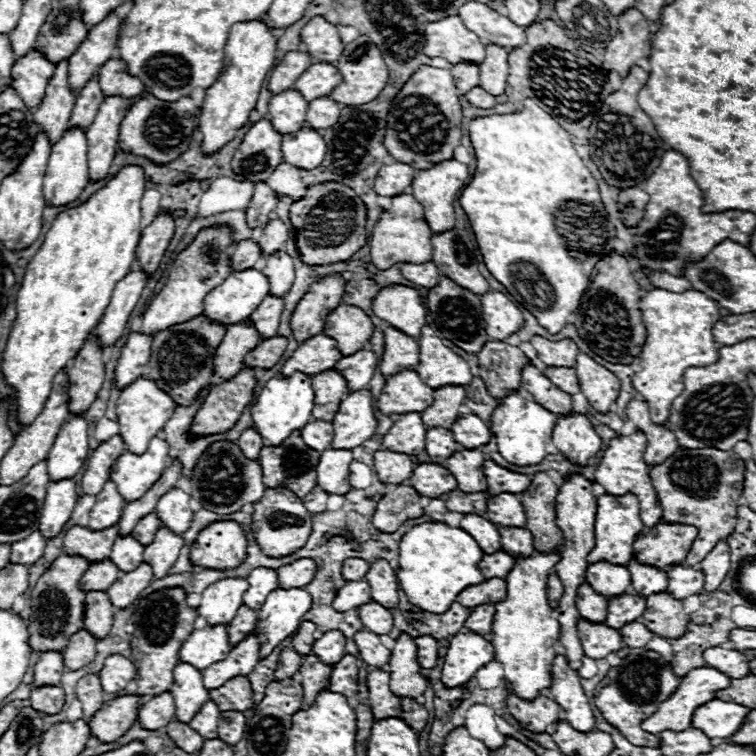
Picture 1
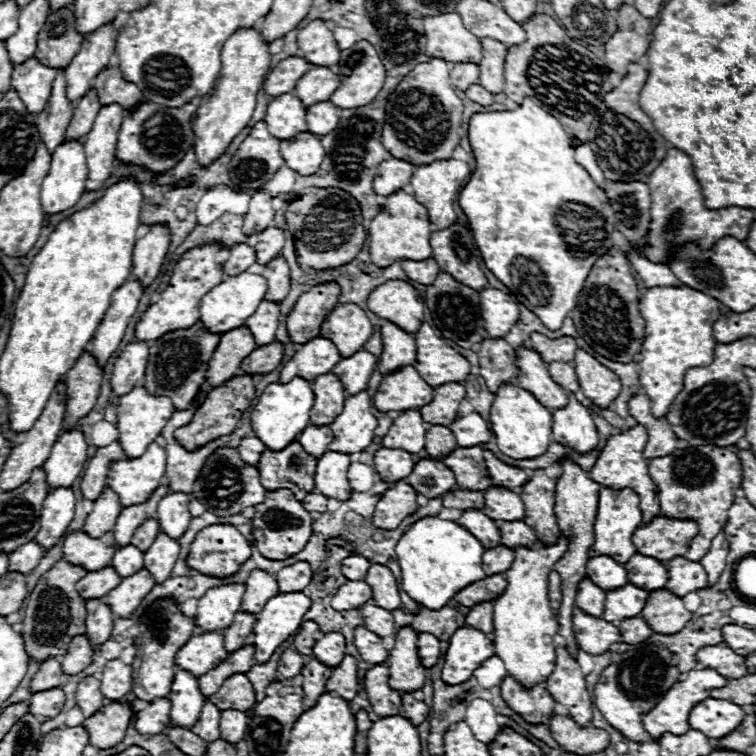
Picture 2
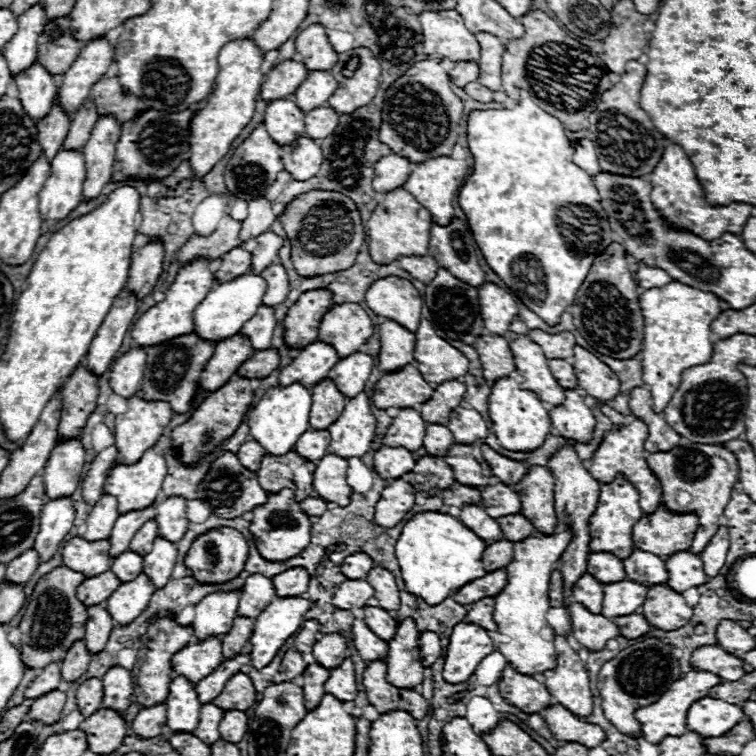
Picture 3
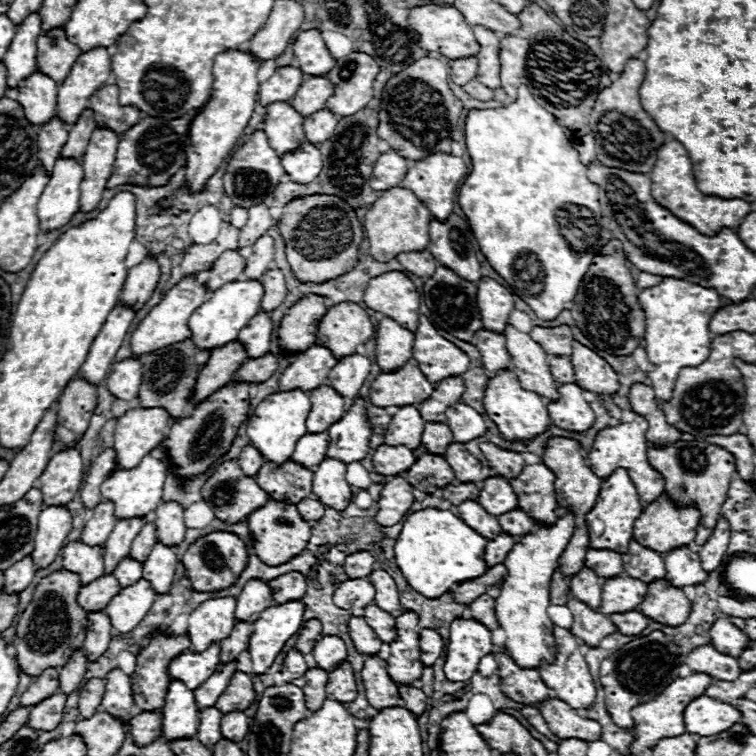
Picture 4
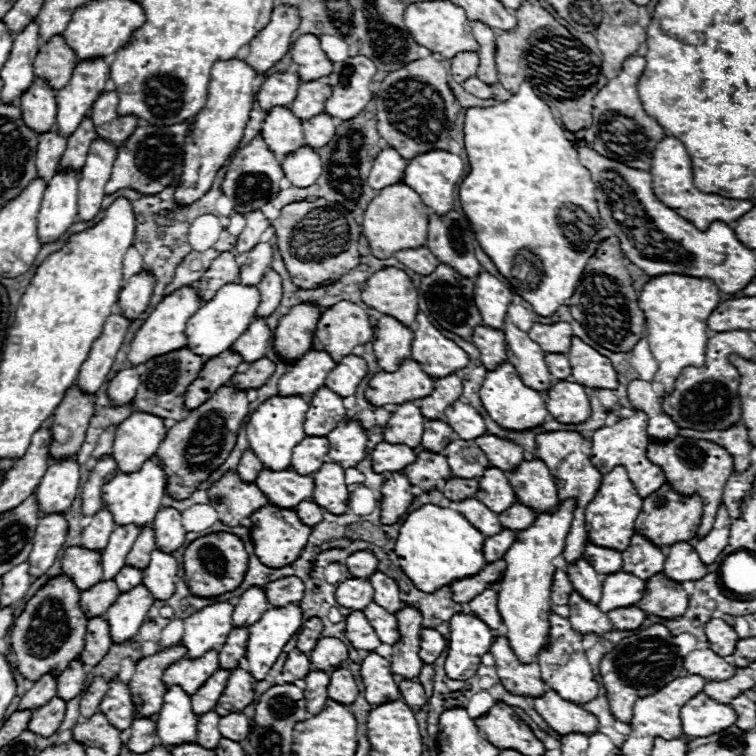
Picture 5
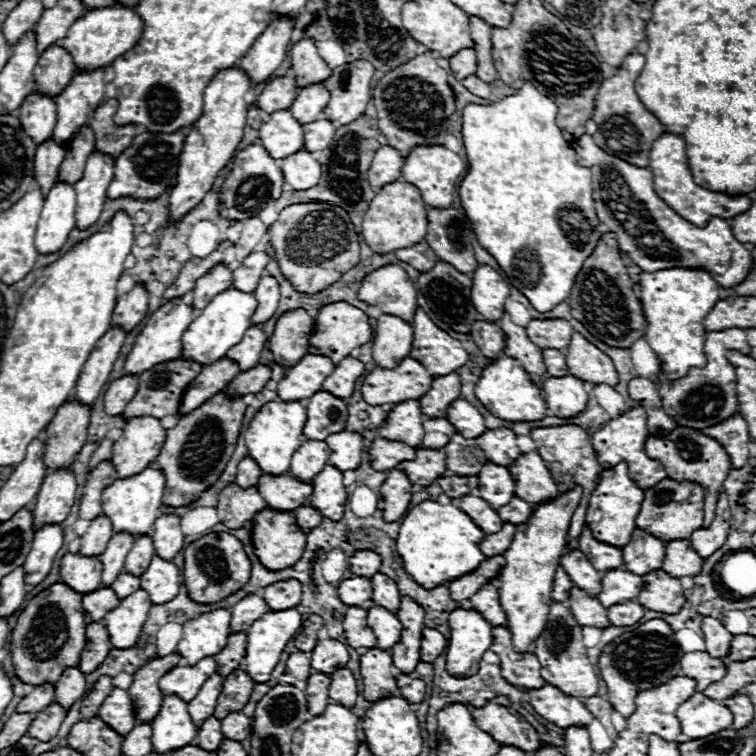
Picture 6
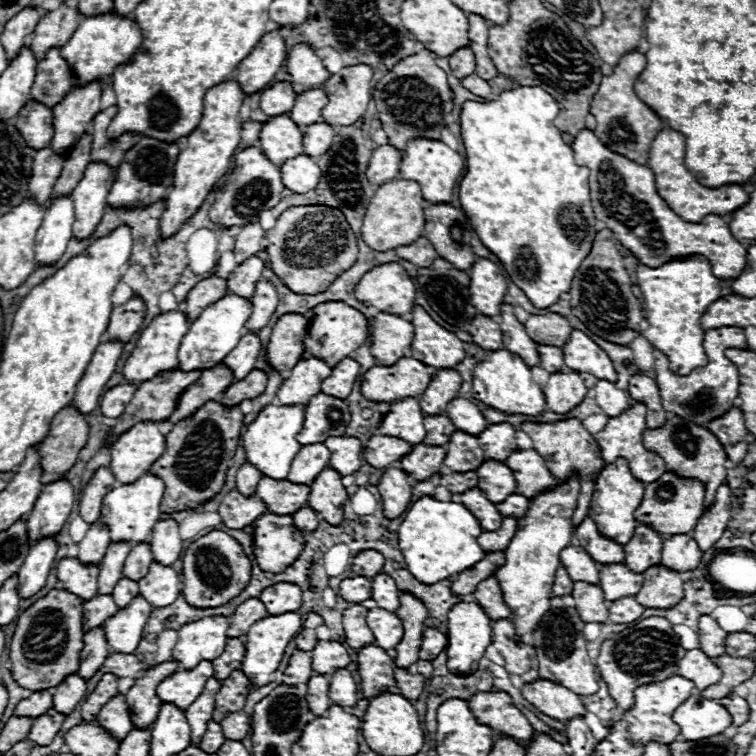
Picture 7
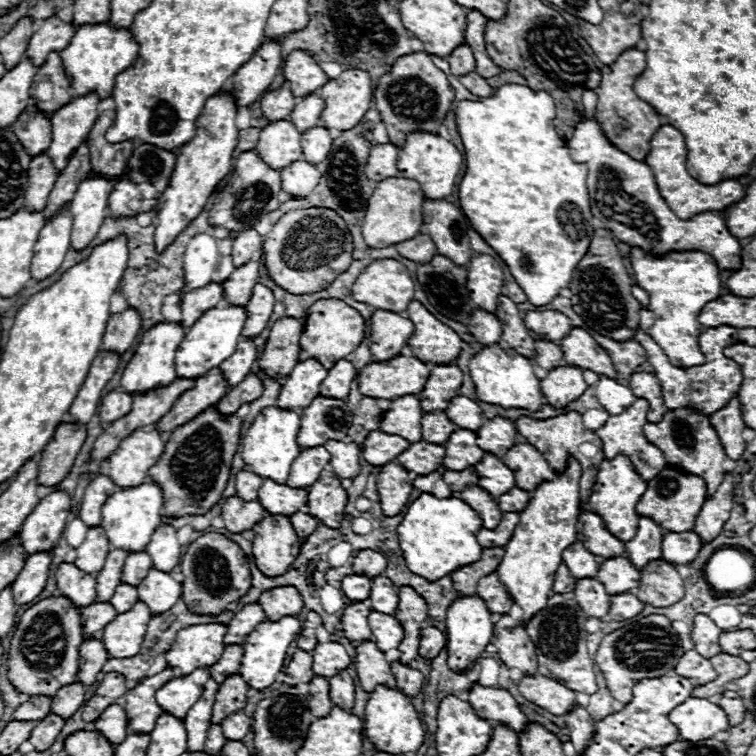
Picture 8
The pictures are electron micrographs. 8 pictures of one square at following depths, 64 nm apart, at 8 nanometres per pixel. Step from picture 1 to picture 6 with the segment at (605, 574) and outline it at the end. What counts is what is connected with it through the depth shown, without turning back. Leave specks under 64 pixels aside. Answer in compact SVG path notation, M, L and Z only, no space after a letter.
M584 524L582 528L582 536L578 538L578 544L580 544L580 550L590 558L590 562L594 564L594 568L598 570L610 570L610 568L618 568L622 566L622 550L612 546L612 544L606 544L606 542L598 542L588 524Z

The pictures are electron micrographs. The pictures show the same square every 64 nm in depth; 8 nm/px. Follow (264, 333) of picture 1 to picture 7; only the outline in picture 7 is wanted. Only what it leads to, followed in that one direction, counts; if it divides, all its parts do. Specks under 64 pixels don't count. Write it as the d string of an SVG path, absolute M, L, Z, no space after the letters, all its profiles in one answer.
M244 334L238 342L238 348L226 356L224 366L230 368L234 380L242 380L248 372L254 370L254 362L260 354L260 340L256 334Z

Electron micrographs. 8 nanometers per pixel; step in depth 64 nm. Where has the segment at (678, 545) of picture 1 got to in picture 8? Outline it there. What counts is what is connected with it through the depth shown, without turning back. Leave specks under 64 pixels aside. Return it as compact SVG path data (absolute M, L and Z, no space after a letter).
M666 466L654 480L648 480L648 488L642 500L638 502L636 512L640 516L652 518L664 530L686 532L694 528L694 520L702 510L704 498L706 498L706 482L700 476L682 472L680 468L674 468L674 466Z

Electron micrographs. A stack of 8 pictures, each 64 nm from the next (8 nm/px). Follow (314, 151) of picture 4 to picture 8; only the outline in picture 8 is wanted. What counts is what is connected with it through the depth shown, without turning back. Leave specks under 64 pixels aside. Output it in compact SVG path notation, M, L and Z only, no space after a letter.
M300 160L284 168L280 178L282 178L282 190L286 194L290 194L292 198L302 198L302 196L308 196L318 186L320 172L314 164Z

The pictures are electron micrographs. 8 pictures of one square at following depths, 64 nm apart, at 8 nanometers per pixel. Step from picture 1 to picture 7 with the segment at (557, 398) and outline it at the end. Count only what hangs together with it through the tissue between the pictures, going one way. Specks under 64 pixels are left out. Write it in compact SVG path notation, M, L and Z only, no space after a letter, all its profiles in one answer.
M502 304L500 308L500 326L504 332L504 348L522 356L522 360L526 360L528 366L538 366L540 364L540 354L536 350L536 342L530 340L530 336L526 334L526 328L522 322L518 322L518 318L514 316L514 310L510 304Z

